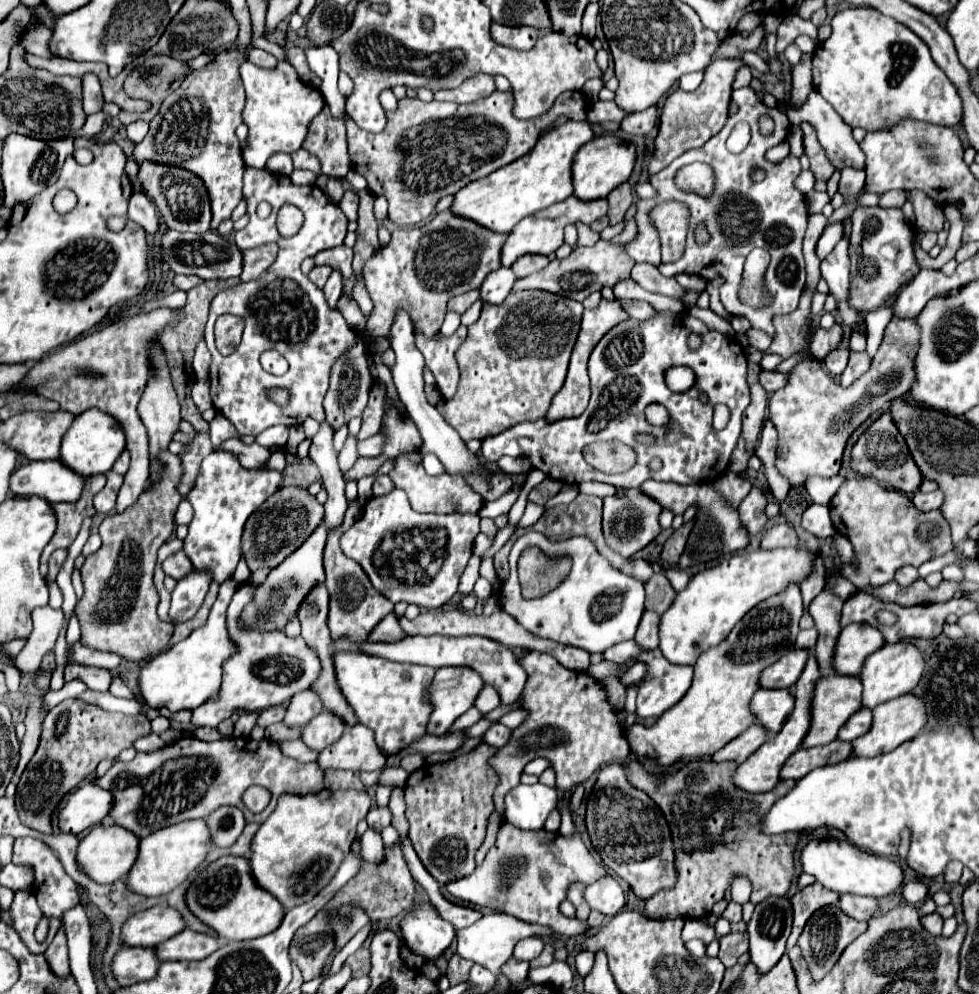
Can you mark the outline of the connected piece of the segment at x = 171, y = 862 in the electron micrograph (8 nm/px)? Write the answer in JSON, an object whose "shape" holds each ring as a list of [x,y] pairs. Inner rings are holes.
{"shape":[[[186,820],[162,828],[140,840],[138,858],[128,872],[126,888],[140,896],[164,896],[188,880],[188,876],[204,862],[210,848],[212,842],[208,840],[208,826],[204,820]]]}

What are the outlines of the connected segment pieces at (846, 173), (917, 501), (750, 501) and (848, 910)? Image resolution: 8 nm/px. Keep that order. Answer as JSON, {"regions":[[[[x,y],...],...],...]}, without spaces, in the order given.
{"regions":[[[[844,168],[842,170],[842,178],[838,184],[838,192],[844,196],[844,202],[856,202],[862,188],[864,188],[864,180],[866,180],[866,172],[858,170],[858,168]]],[[[934,490],[934,492],[928,492],[928,494],[916,492],[916,494],[912,496],[912,502],[914,502],[914,506],[916,506],[920,512],[930,512],[930,510],[936,510],[936,508],[942,506],[944,494],[942,494],[940,490]]],[[[752,486],[750,494],[740,502],[740,506],[738,506],[740,520],[748,528],[750,536],[756,536],[756,534],[764,532],[766,522],[768,522],[768,516],[764,514],[766,504],[768,504],[766,490],[760,488],[760,486]]],[[[842,894],[838,906],[846,916],[850,916],[854,920],[868,920],[878,910],[878,902],[874,898],[852,896],[852,894]]]]}

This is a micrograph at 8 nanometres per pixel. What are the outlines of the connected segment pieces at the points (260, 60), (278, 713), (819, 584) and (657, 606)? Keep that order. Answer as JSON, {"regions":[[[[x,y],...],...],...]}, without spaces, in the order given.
{"regions":[[[[250,48],[248,60],[254,62],[256,66],[260,66],[260,68],[276,68],[276,64],[278,64],[278,60],[272,54],[268,54],[264,50],[258,50],[258,48]]],[[[284,706],[280,708],[268,708],[264,712],[258,714],[258,720],[256,720],[256,726],[262,726],[262,728],[268,728],[270,724],[274,722],[280,722],[284,718]]],[[[816,554],[814,562],[816,562],[816,566],[814,566],[812,574],[800,582],[804,606],[808,606],[814,600],[814,596],[818,592],[822,592],[822,588],[824,588],[824,558],[822,558],[822,554]]],[[[654,574],[646,584],[646,610],[652,610],[656,614],[664,614],[668,604],[672,604],[676,592],[670,586],[670,582],[662,574]]]]}

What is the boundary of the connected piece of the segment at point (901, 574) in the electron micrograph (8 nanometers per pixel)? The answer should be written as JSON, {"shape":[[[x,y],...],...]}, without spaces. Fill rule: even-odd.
{"shape":[[[904,566],[904,568],[900,568],[900,570],[896,572],[896,582],[898,582],[900,586],[912,584],[916,578],[918,578],[918,570],[916,570],[914,566]]]}

